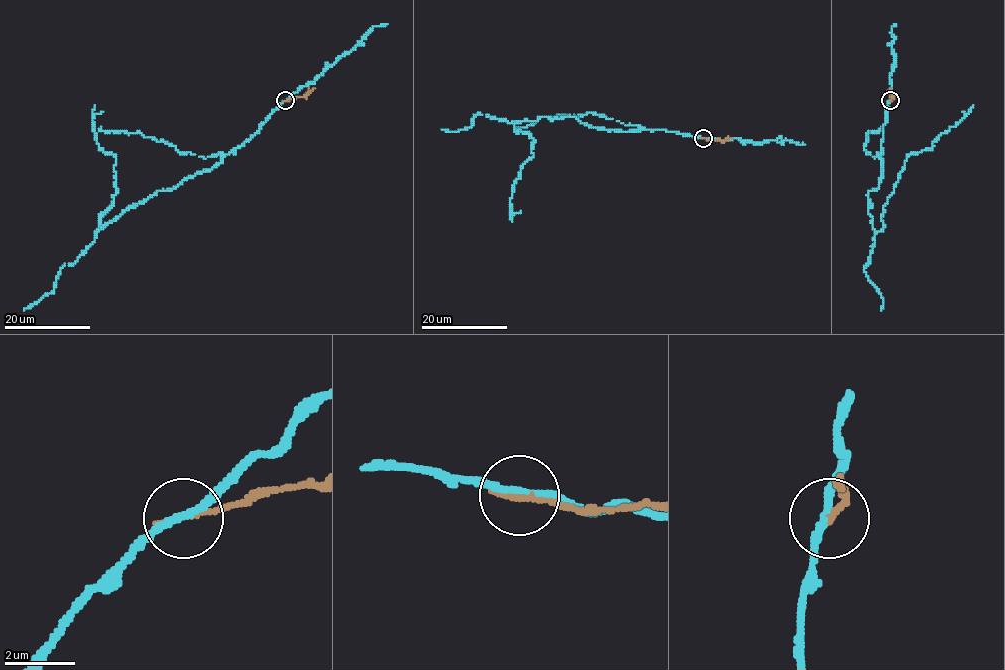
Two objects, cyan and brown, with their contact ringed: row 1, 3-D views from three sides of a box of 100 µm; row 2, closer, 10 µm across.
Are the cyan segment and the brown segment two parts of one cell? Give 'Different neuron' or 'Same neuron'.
Different neuron

